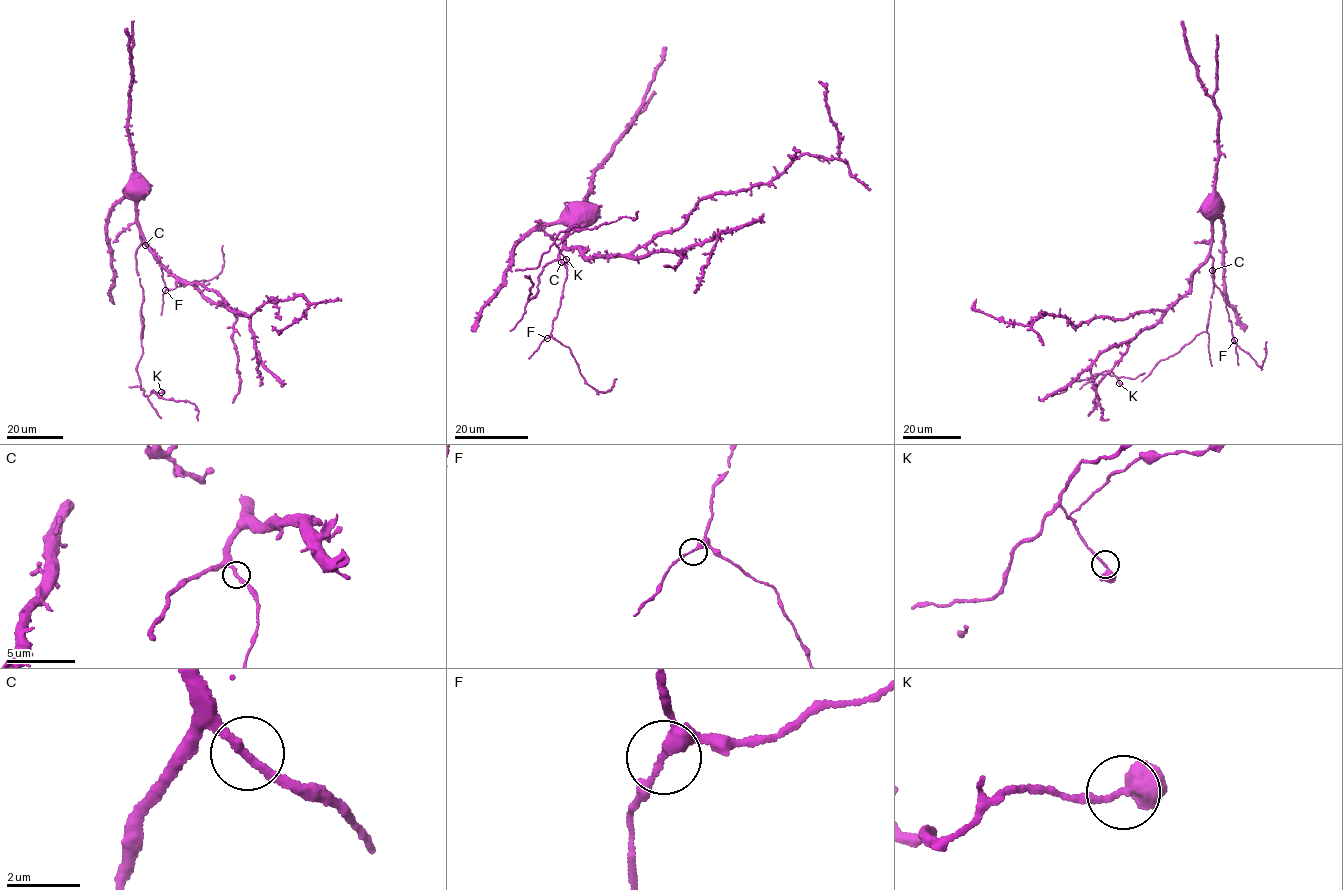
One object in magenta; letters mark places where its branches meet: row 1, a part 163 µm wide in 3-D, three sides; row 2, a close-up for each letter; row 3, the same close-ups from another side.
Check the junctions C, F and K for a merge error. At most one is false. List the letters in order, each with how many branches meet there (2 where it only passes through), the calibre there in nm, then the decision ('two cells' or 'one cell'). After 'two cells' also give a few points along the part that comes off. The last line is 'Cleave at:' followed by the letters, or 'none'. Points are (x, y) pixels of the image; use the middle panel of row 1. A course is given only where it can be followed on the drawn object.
C: 2 | 220 nm | one cell
F: 2 | 240 nm | one cell
K: 2 | 300 nm | one cell
Cleave at: none

